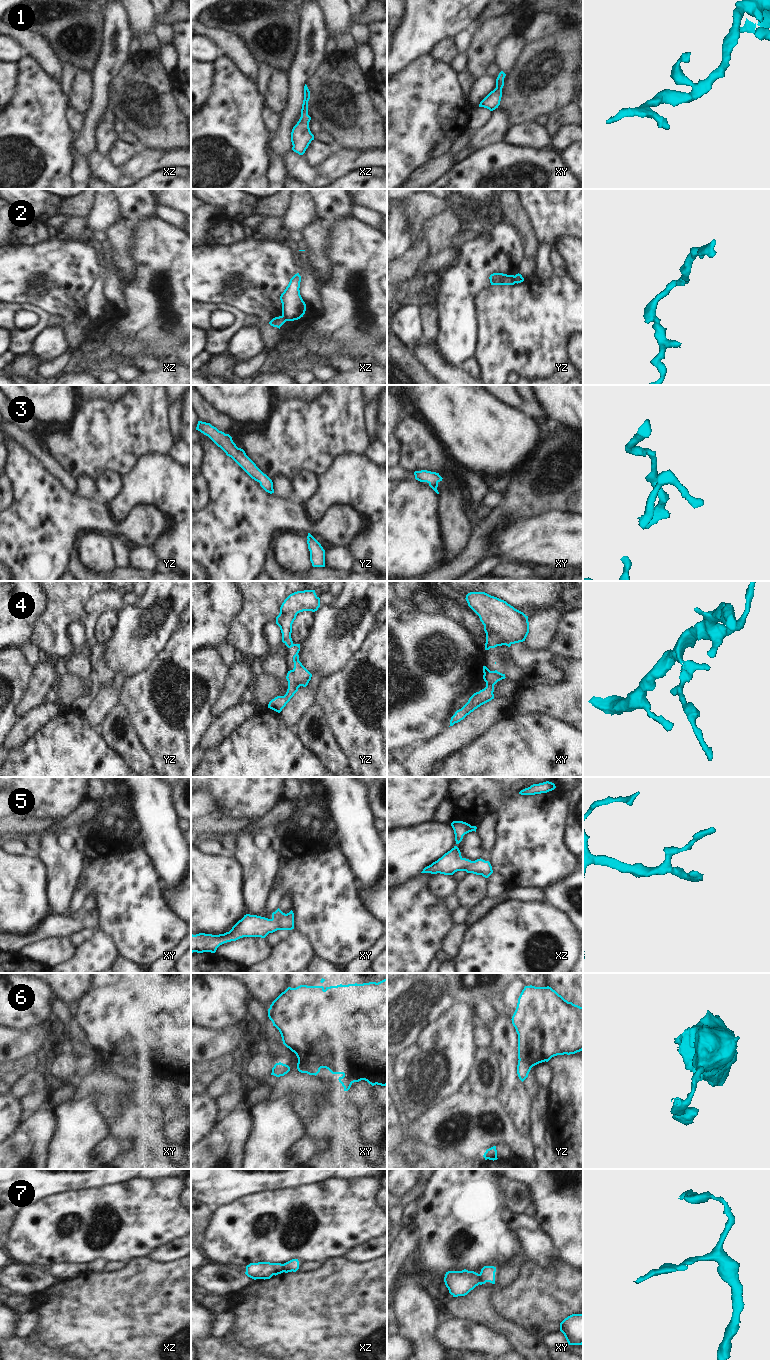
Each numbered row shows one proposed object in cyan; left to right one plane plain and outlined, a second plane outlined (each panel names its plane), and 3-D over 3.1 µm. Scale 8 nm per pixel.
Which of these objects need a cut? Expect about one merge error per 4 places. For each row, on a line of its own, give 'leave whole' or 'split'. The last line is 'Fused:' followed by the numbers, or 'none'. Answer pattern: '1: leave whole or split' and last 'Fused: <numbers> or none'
1: leave whole
2: split
3: leave whole
4: leave whole
5: leave whole
6: split
7: split
Fused: 2, 6, 7

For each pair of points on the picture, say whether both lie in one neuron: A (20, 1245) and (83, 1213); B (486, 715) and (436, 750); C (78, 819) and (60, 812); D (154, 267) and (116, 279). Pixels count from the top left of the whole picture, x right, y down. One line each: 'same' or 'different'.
A: same
B: same
C: different
D: different

